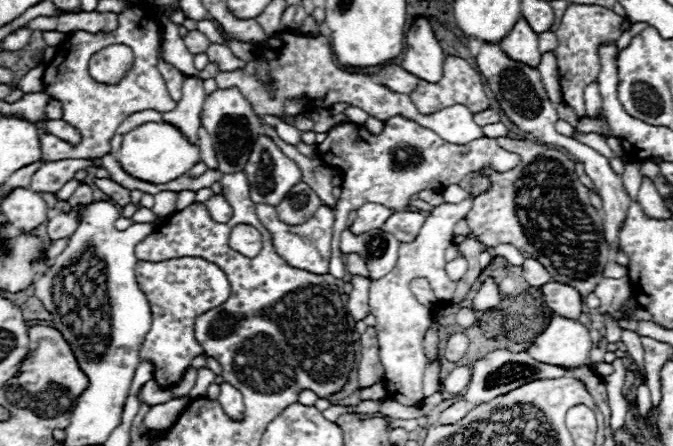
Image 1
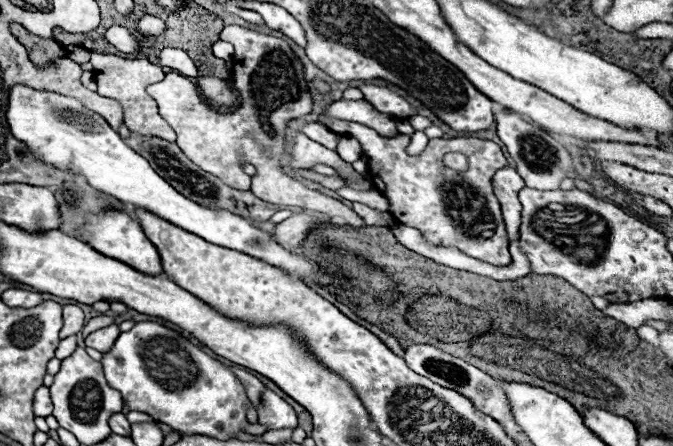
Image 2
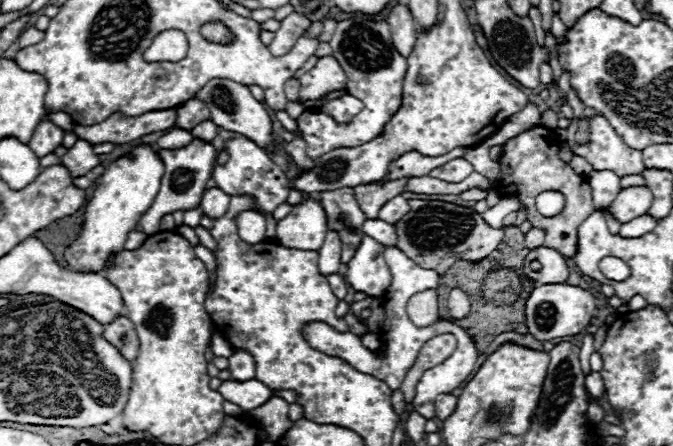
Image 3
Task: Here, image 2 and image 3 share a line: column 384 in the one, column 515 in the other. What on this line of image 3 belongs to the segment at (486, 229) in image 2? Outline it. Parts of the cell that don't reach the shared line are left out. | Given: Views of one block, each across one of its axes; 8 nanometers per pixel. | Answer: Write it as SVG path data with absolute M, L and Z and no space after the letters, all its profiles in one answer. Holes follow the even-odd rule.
M542 126L530 128L522 134L518 134L516 138L510 138L502 148L504 150L498 160L502 174L494 182L494 190L502 198L516 196L520 200L520 208L526 210L528 222L532 224L532 228L542 228L546 232L546 242L544 242L546 248L554 248L562 256L574 258L576 250L578 250L578 226L594 210L592 194L590 194L590 186L588 186L586 178L576 174L566 162L560 160L558 146L554 146L554 134L548 128L542 128ZM546 190L558 190L564 194L564 200L566 200L562 212L552 218L544 218L542 214L538 214L538 210L534 206L536 197Z

